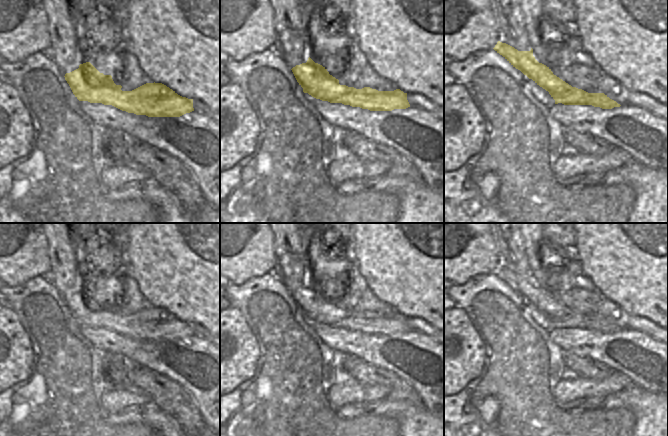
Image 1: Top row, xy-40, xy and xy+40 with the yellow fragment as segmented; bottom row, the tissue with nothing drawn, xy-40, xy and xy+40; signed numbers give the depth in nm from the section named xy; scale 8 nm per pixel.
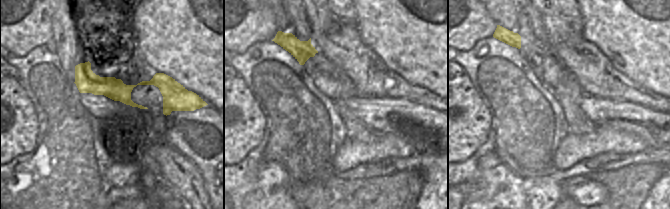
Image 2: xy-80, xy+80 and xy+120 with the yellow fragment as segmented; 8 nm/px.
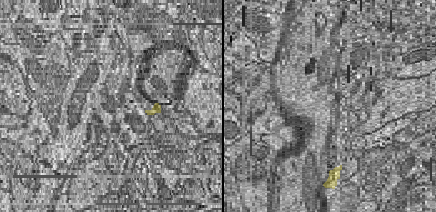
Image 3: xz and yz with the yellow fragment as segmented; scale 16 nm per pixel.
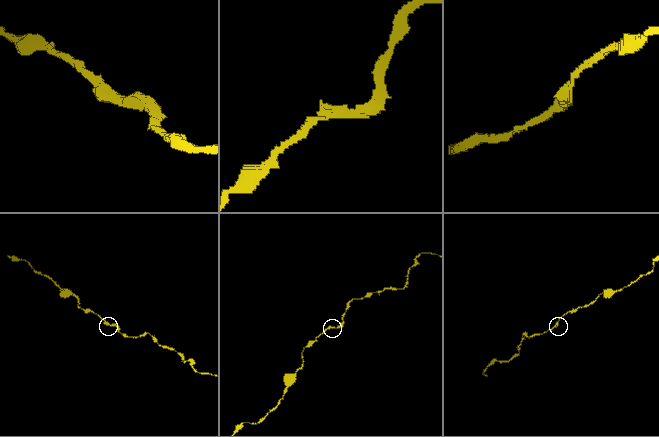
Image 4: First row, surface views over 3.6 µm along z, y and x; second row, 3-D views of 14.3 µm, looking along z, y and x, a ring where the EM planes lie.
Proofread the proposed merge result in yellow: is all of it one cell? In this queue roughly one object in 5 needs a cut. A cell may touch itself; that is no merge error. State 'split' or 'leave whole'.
leave whole

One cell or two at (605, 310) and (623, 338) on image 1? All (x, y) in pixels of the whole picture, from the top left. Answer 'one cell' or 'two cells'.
two cells

